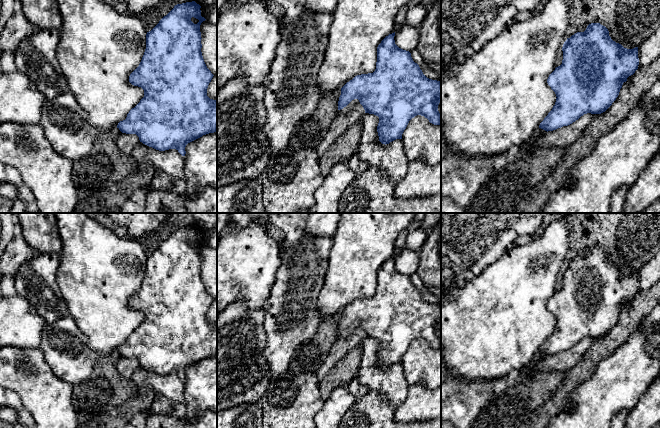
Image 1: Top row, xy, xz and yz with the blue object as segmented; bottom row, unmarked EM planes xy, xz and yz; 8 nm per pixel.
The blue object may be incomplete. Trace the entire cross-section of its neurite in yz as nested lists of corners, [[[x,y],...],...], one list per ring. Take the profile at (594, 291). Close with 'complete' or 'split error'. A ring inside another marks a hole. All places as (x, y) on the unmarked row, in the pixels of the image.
[[[591,247],[584,256],[577,256],[564,266],[562,288],[547,303],[556,318],[552,334],[540,347],[539,352],[553,355],[568,350],[587,337],[605,336],[619,319],[627,302],[638,293],[638,271],[624,272],[609,260],[608,253],[600,247]]]; complete

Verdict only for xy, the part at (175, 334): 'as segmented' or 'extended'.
as segmented

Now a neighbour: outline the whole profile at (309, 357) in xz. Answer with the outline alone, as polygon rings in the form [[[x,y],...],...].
[[[341,314],[321,319],[312,339],[301,344],[297,349],[290,368],[293,372],[316,373],[324,363],[331,348],[338,339],[338,325]]]

